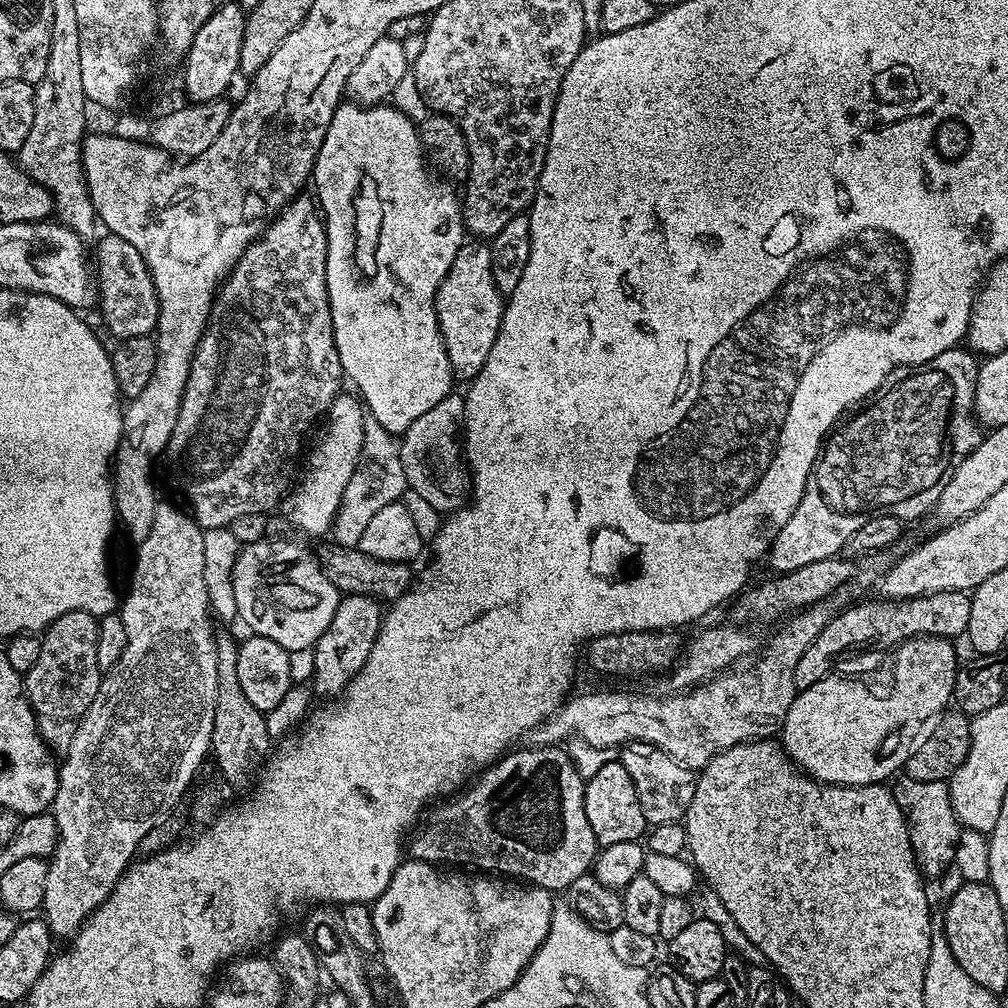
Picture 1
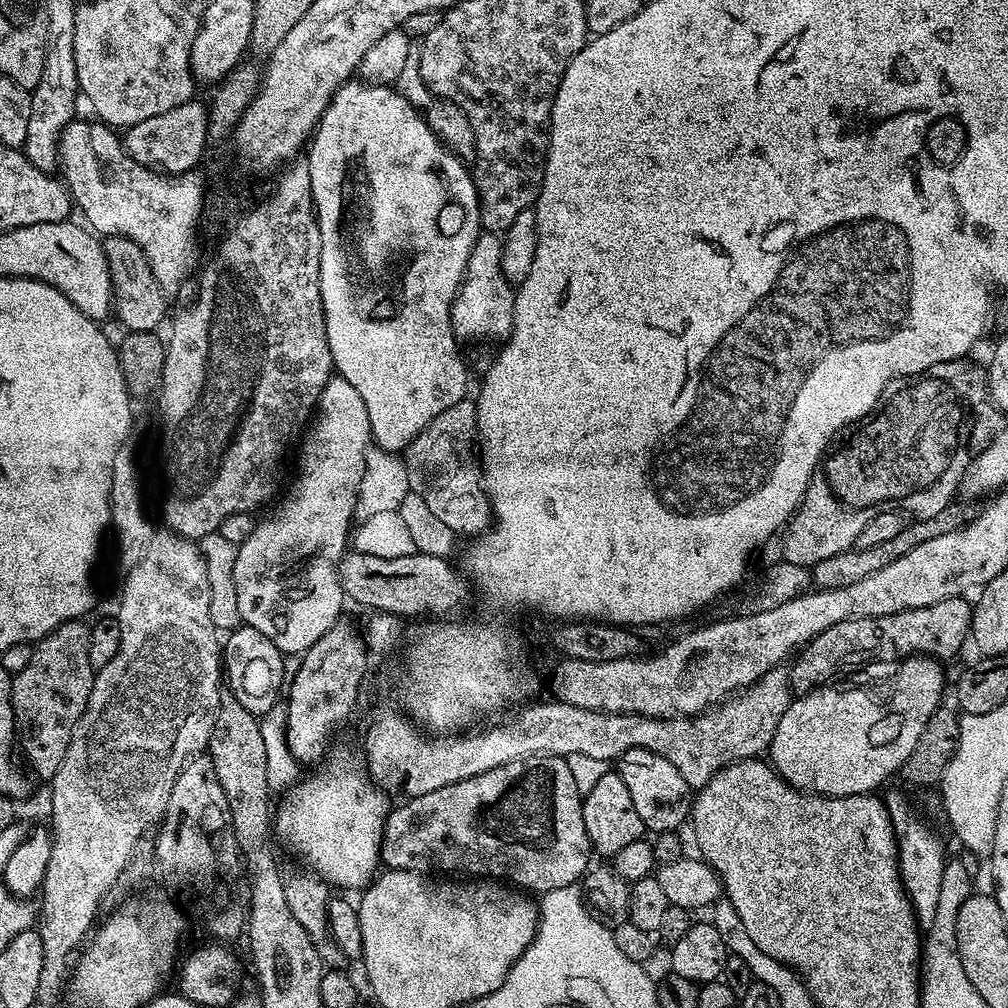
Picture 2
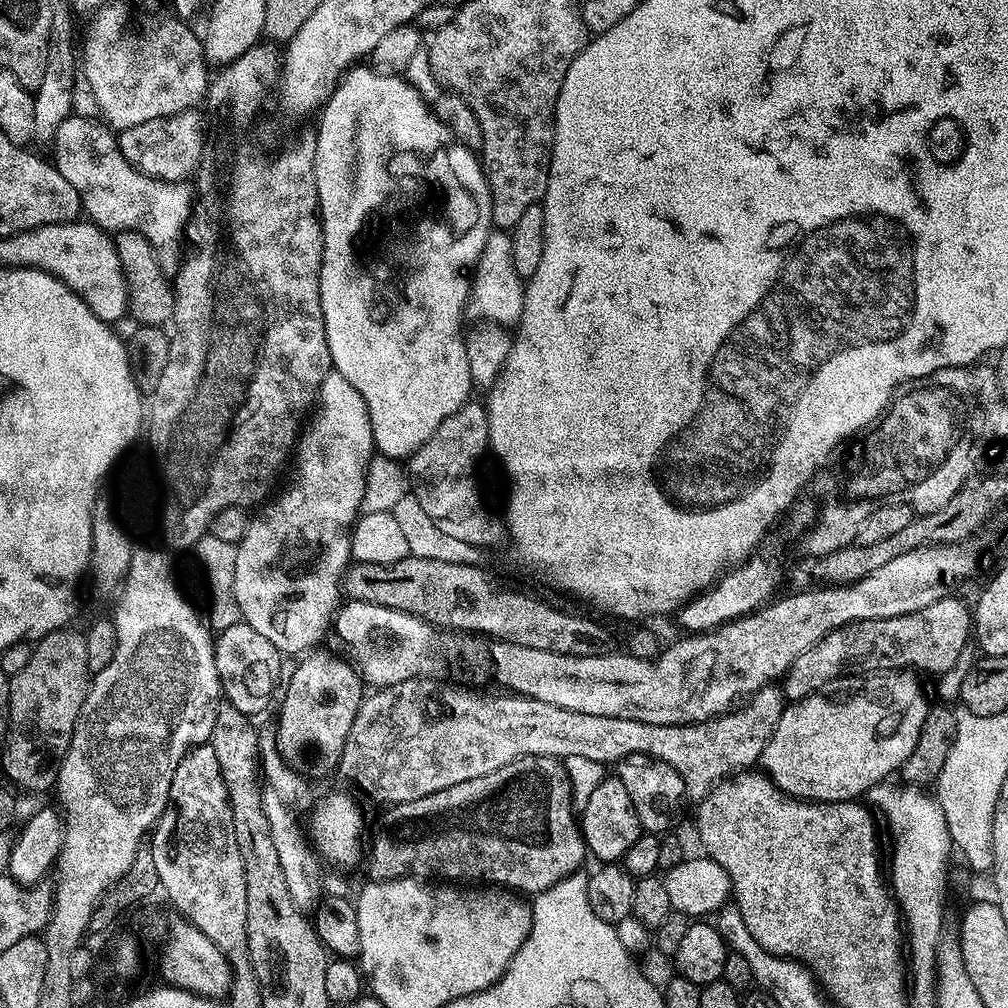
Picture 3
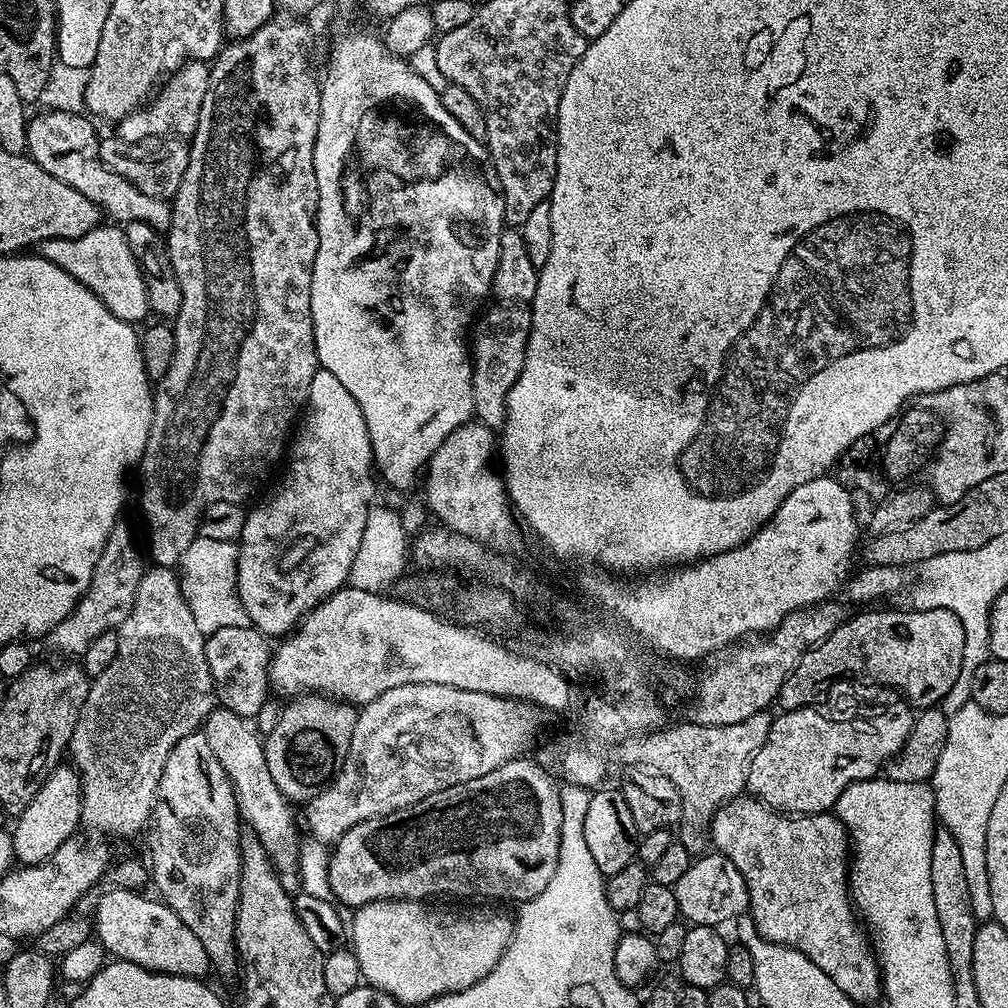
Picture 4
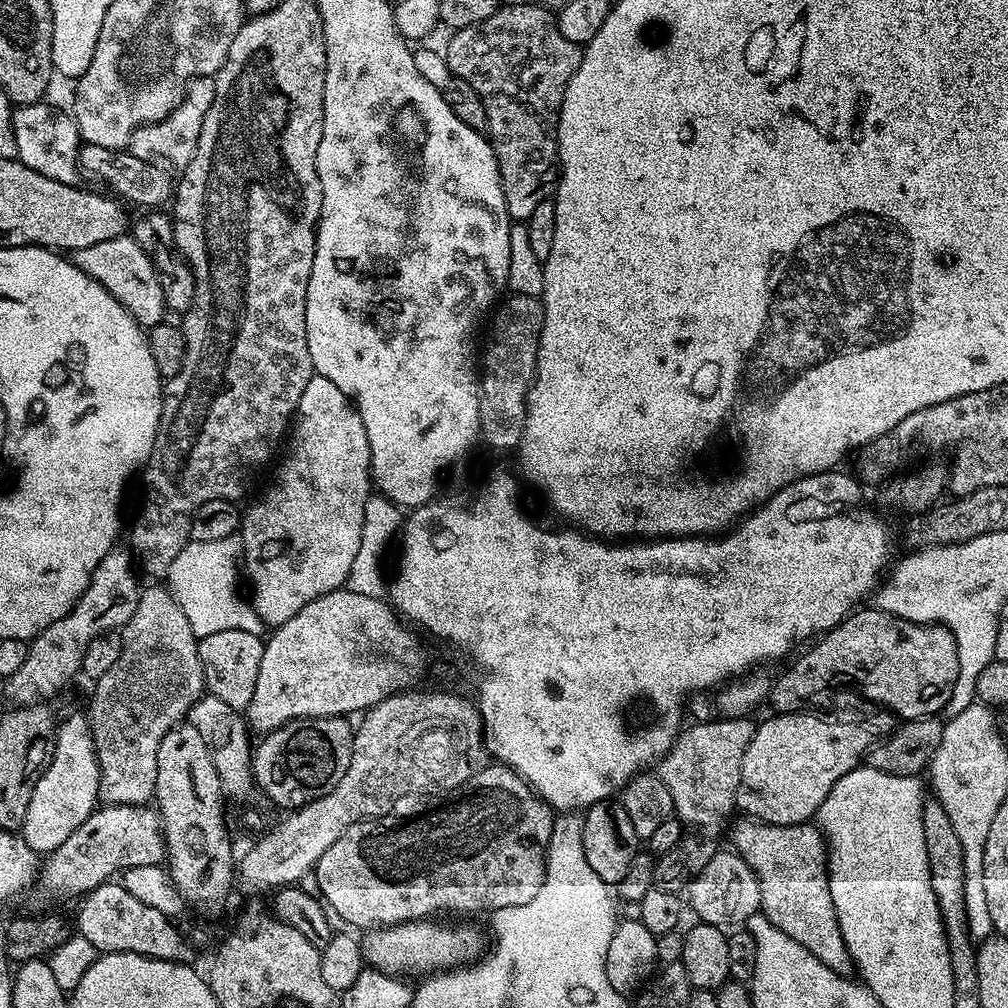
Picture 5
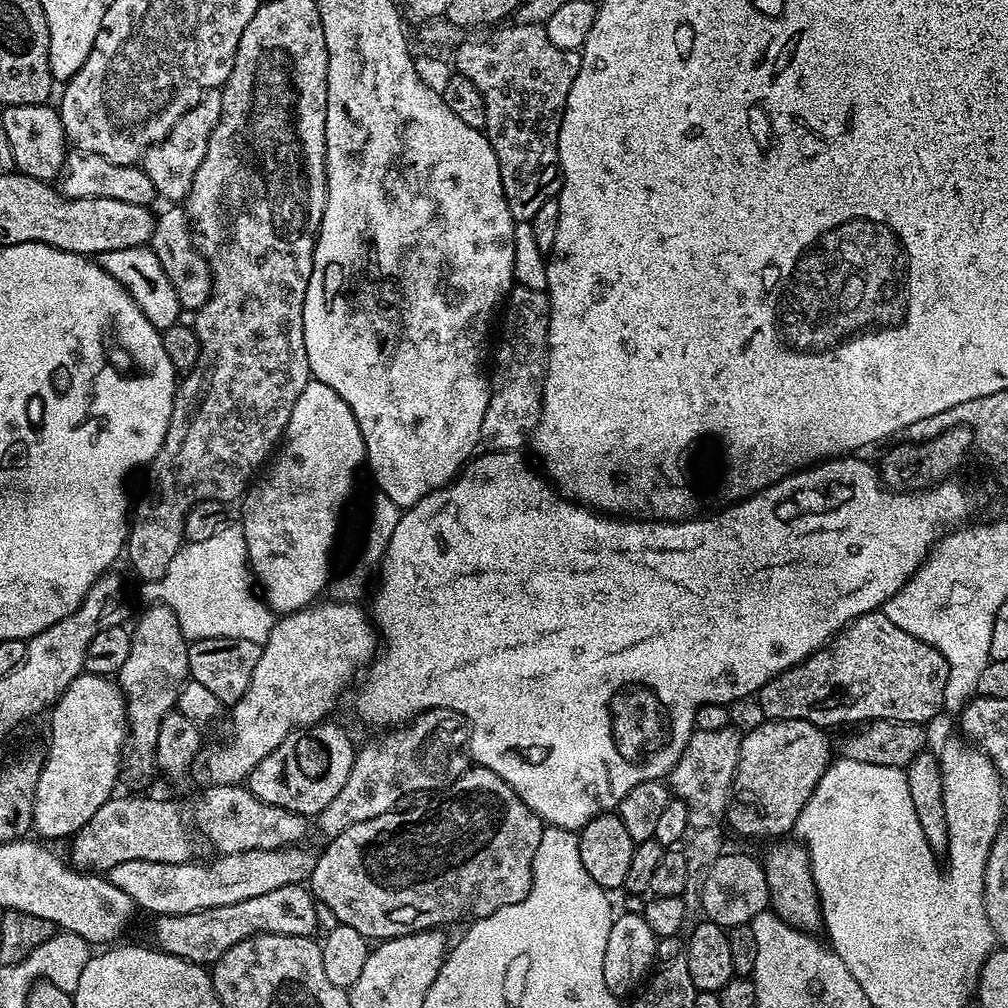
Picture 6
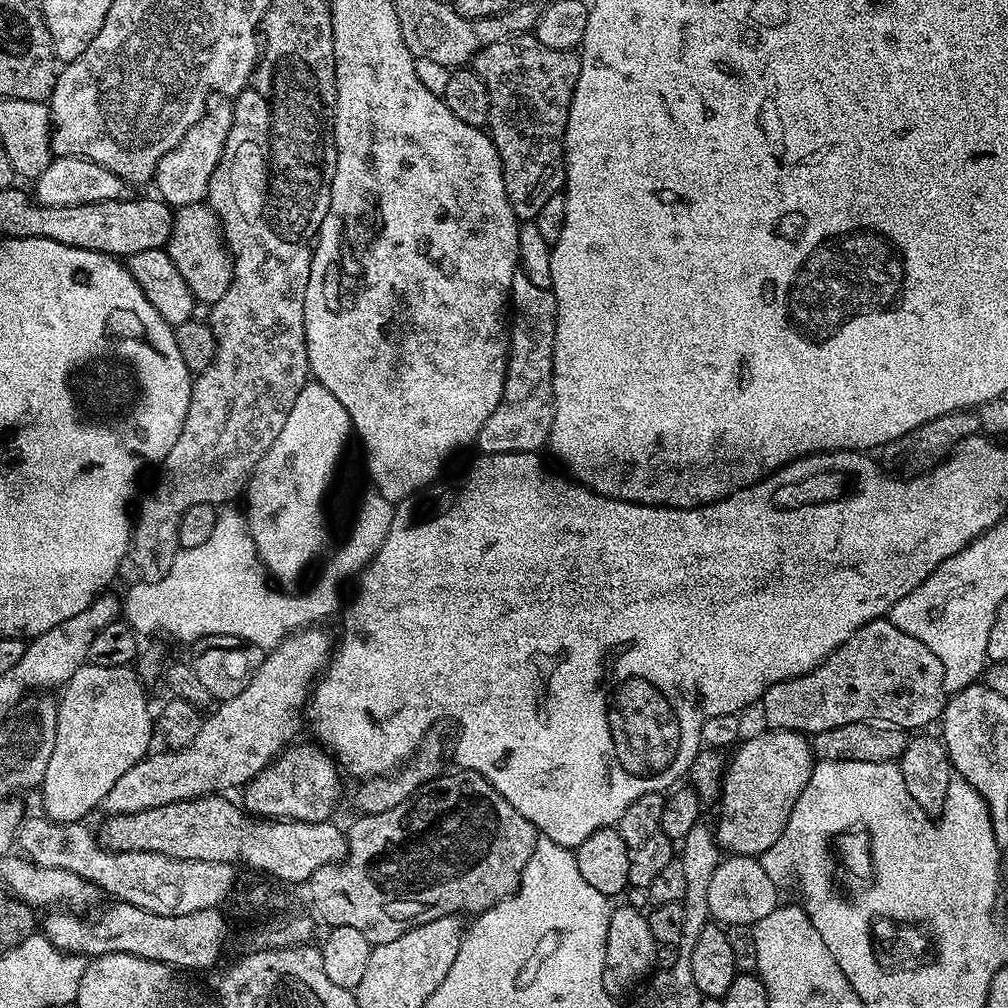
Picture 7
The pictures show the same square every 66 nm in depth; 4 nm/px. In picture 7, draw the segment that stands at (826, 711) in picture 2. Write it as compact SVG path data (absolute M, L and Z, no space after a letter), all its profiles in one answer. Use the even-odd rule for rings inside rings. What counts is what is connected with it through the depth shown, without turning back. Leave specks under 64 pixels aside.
M763 731L746 742L744 740L735 749L737 752L733 754L732 760L730 756L722 781L722 791L718 797L720 821L714 824L714 835L721 849L728 854L760 858L763 857L763 852L771 853L782 830L786 830L786 822L790 818L790 810L794 809L795 800L810 780L814 757L809 737L802 732Z

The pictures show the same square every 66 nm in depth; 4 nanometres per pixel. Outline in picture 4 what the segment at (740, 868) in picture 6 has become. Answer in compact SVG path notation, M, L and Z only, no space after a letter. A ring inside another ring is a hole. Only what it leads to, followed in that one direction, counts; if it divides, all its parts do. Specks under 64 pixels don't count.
M704 854L693 859L692 864L678 878L674 885L674 891L678 898L678 910L689 925L707 924L709 926L721 926L729 920L735 921L737 917L748 912L748 887L734 862L730 858L719 854Z

